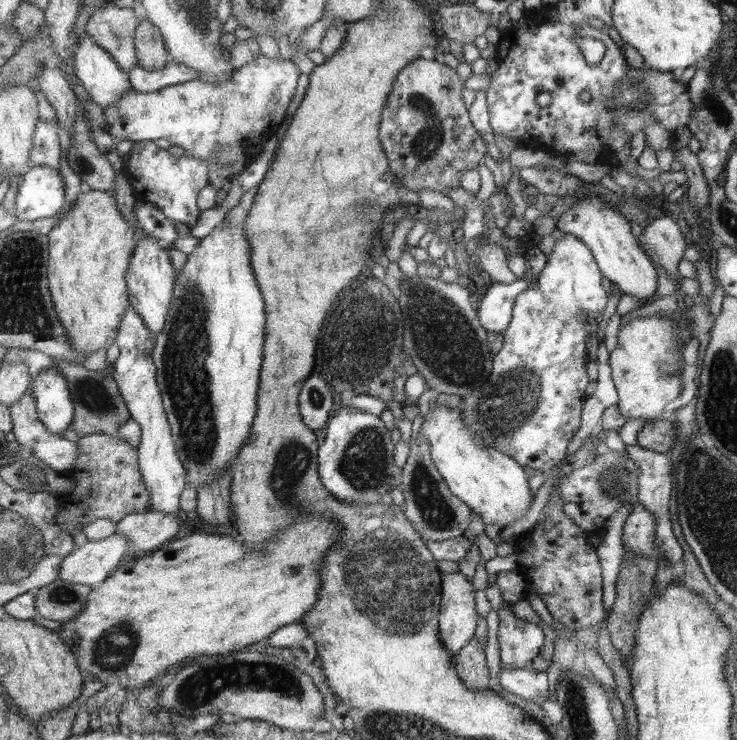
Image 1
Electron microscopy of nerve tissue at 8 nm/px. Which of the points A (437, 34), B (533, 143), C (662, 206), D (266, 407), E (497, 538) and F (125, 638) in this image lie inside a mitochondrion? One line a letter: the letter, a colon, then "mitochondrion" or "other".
A: other
B: other
C: other
D: other
E: other
F: mitochondrion

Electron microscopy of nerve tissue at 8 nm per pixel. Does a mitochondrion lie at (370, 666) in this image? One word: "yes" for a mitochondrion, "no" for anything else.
no

